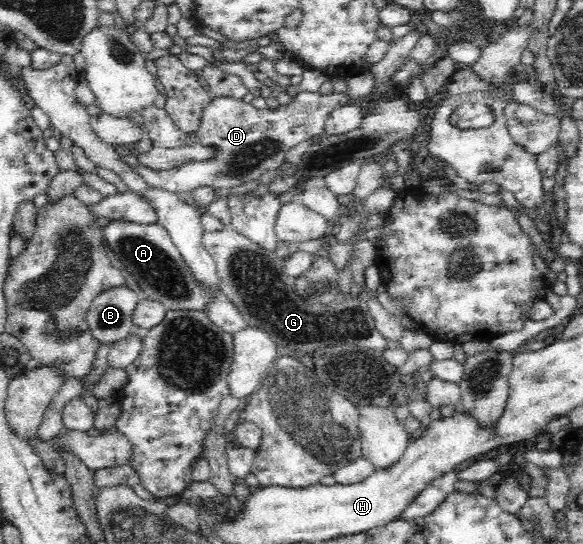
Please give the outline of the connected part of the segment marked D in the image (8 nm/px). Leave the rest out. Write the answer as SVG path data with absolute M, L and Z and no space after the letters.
M302 91L289 98L287 104L275 110L255 108L253 104L229 96L214 97L205 107L201 124L195 132L185 132L171 118L165 107L151 104L139 109L147 136L153 147L178 148L200 145L209 147L215 154L207 160L183 162L169 170L152 170L145 166L134 166L144 176L148 186L163 188L171 193L191 192L209 188L224 194L231 188L257 181L265 172L285 164L285 156L291 148L324 132L324 124L331 110L349 104L347 91L321 96L318 92Z

